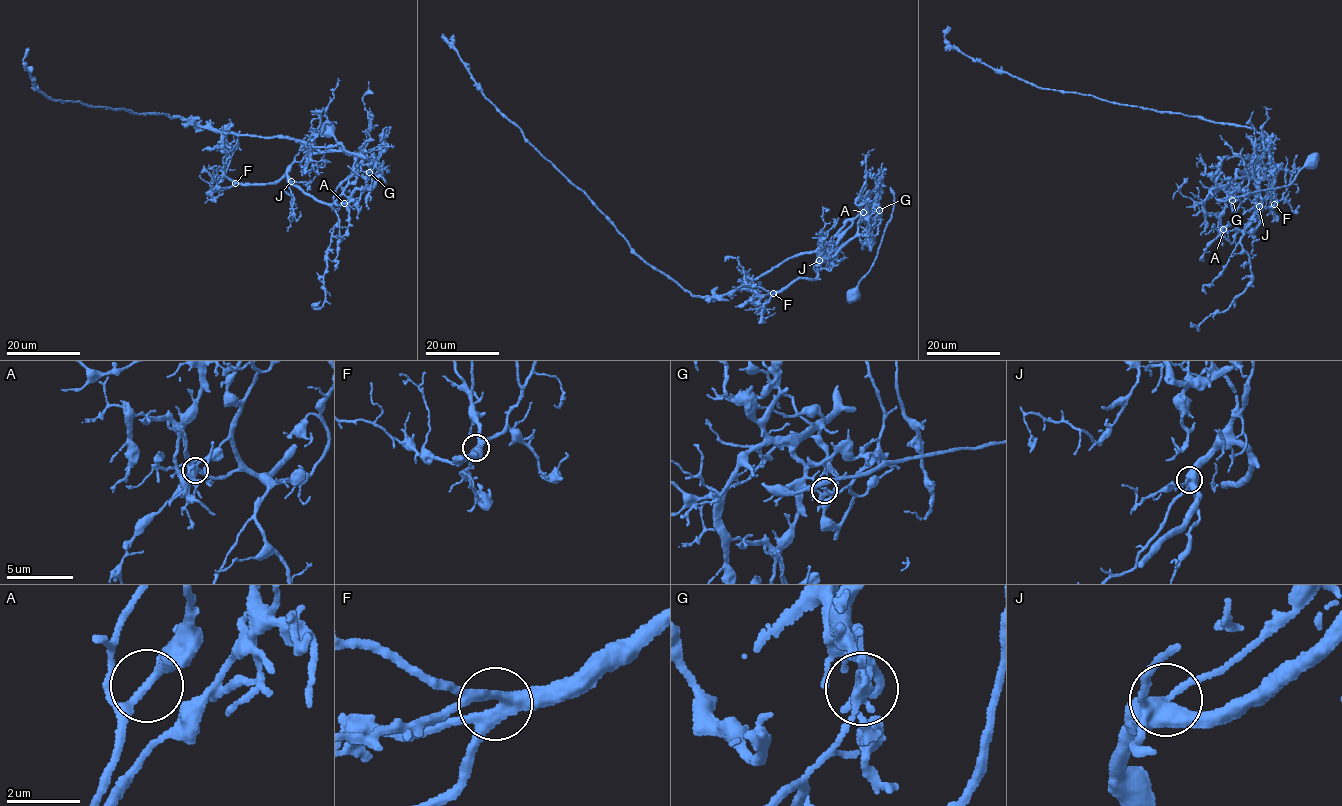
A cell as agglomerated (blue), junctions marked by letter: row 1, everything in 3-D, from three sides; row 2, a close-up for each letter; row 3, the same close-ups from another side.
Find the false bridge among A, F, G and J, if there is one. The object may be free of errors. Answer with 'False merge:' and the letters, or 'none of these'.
False merge: G

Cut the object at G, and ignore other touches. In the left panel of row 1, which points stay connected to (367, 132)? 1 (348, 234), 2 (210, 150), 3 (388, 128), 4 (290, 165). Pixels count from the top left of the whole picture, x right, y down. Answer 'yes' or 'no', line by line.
1: yes
2: no
3: no
4: yes

